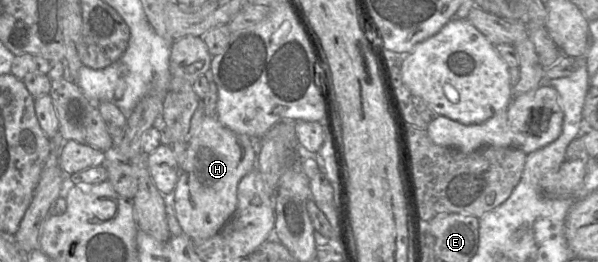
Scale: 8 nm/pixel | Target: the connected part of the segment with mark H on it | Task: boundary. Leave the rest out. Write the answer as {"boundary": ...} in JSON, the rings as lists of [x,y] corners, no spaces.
{"boundary":[[[204,116],[186,146],[184,162],[174,194],[175,216],[184,235],[191,240],[214,236],[237,208],[239,181],[256,168],[260,138],[250,138],[223,126],[216,117]]]}

